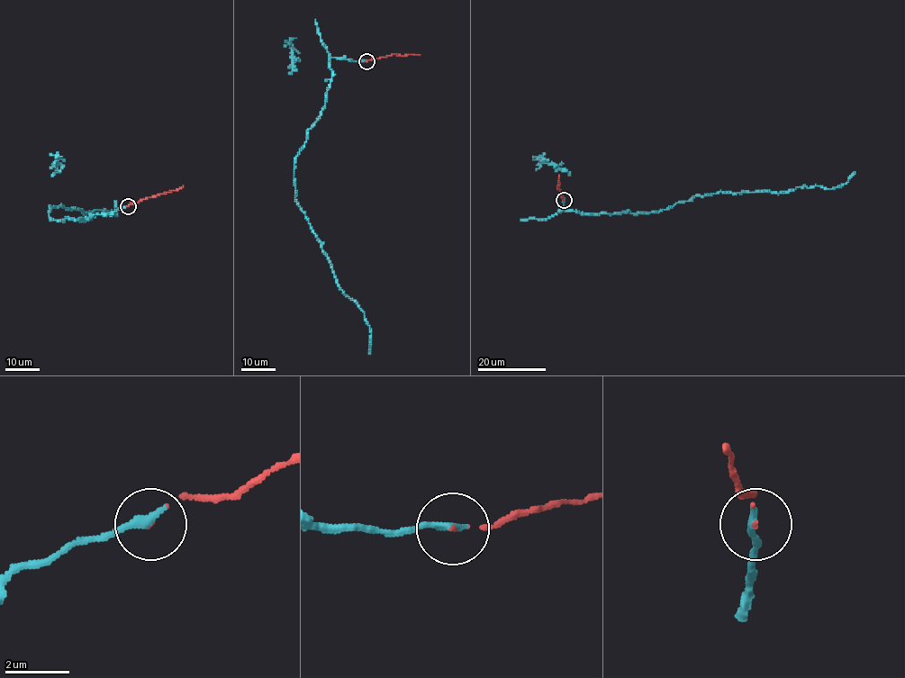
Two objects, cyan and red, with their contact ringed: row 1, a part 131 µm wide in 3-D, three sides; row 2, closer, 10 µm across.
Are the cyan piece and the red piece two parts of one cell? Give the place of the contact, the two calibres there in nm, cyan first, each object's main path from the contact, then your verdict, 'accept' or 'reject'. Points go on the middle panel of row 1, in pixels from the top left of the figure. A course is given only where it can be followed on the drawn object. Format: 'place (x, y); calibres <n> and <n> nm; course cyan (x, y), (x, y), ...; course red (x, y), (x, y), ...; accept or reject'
place (366, 61); calibres 280 and 50 nm; course cyan (366, 61), (330, 58), (323, 108), (294, 178), (295, 202), (336, 283), (370, 327), (369, 354); course red (366, 61), (392, 54), (420, 55); accept

